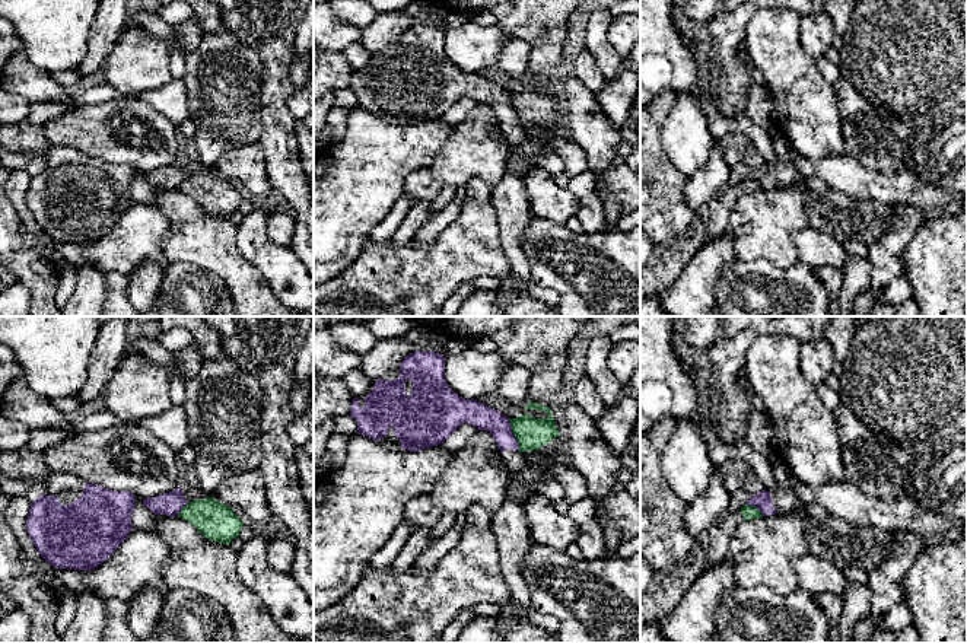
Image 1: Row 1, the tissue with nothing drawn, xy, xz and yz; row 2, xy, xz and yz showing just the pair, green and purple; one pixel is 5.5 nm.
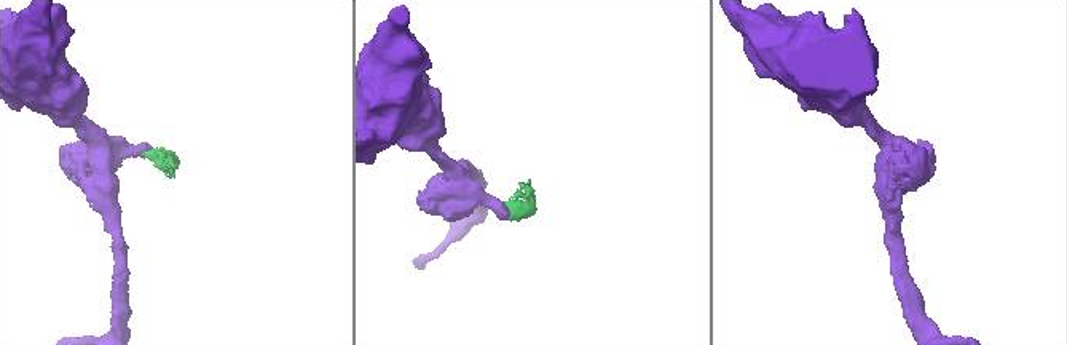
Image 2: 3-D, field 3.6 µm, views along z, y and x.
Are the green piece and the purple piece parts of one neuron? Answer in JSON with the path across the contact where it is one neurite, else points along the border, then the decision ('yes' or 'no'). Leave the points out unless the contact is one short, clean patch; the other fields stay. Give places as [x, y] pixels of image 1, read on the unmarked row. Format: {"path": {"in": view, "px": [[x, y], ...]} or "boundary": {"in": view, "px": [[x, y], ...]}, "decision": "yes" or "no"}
{"boundary": {"in": "xz", "px": [[508, 92], [519, 123]]}, "decision": "no"}

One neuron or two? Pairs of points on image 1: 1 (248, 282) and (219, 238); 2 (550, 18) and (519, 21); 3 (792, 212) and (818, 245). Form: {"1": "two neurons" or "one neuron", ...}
{"1": "one neuron", "2": "one neuron", "3": "two neurons"}

